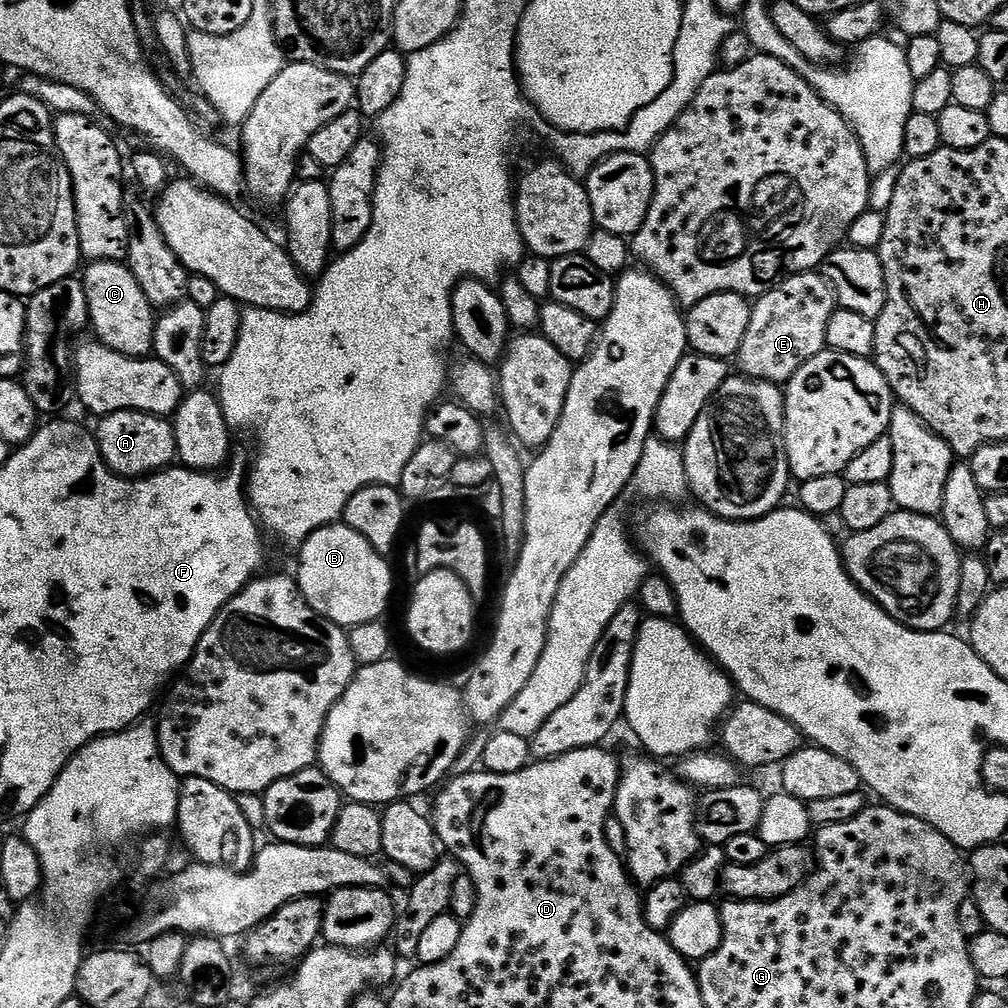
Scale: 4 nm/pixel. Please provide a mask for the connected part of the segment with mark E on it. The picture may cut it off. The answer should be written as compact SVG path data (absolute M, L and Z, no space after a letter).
M816 270L794 274L766 294L755 297L750 326L746 329L746 338L742 338L742 346L738 353L739 371L749 380L761 380L777 386L787 385L788 380L794 378L794 374L798 374L798 370L802 370L806 362L810 362L810 358L825 351L826 326L830 326L830 318L837 307L834 290Z

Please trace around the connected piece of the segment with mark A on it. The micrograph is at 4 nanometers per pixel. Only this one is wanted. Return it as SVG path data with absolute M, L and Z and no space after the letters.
M112 412L99 421L100 429L95 429L94 435L102 458L108 464L108 469L118 476L139 478L150 476L161 468L169 467L177 459L176 439L171 423L163 416L151 416L145 412Z

